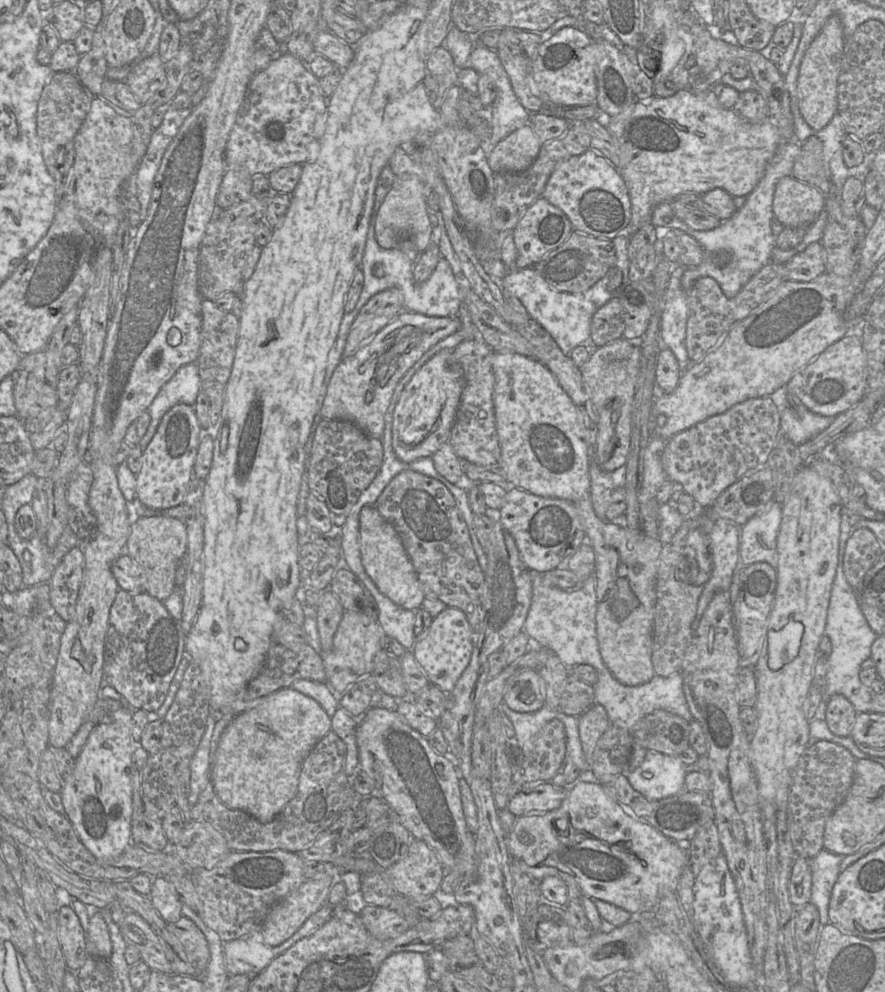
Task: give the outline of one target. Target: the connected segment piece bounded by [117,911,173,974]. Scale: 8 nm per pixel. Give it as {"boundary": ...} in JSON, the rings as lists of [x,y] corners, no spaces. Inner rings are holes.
{"boundary":[[[127,911],[119,929],[127,946],[136,948],[141,960],[151,970],[172,974],[172,967],[166,957],[164,946],[149,924],[133,911]]]}

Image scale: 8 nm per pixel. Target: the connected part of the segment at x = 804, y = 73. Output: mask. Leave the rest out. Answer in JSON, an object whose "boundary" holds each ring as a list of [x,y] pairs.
{"boundary":[[[832,15],[810,44],[800,64],[797,80],[798,106],[804,120],[816,131],[823,129],[837,113],[838,77],[844,44],[841,20],[838,15]]]}

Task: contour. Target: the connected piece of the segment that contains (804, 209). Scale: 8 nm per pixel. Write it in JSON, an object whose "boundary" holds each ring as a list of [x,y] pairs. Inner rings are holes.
{"boundary":[[[785,176],[777,183],[774,199],[774,216],[785,227],[809,227],[825,209],[821,191],[794,176]]]}

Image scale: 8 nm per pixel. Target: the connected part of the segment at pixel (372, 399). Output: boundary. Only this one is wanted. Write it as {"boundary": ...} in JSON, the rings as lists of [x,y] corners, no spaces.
{"boundary":[[[403,310],[353,355],[340,361],[322,404],[322,418],[347,419],[368,435],[380,439],[384,431],[384,415],[397,383],[430,348],[460,327],[458,317],[427,316]]]}

